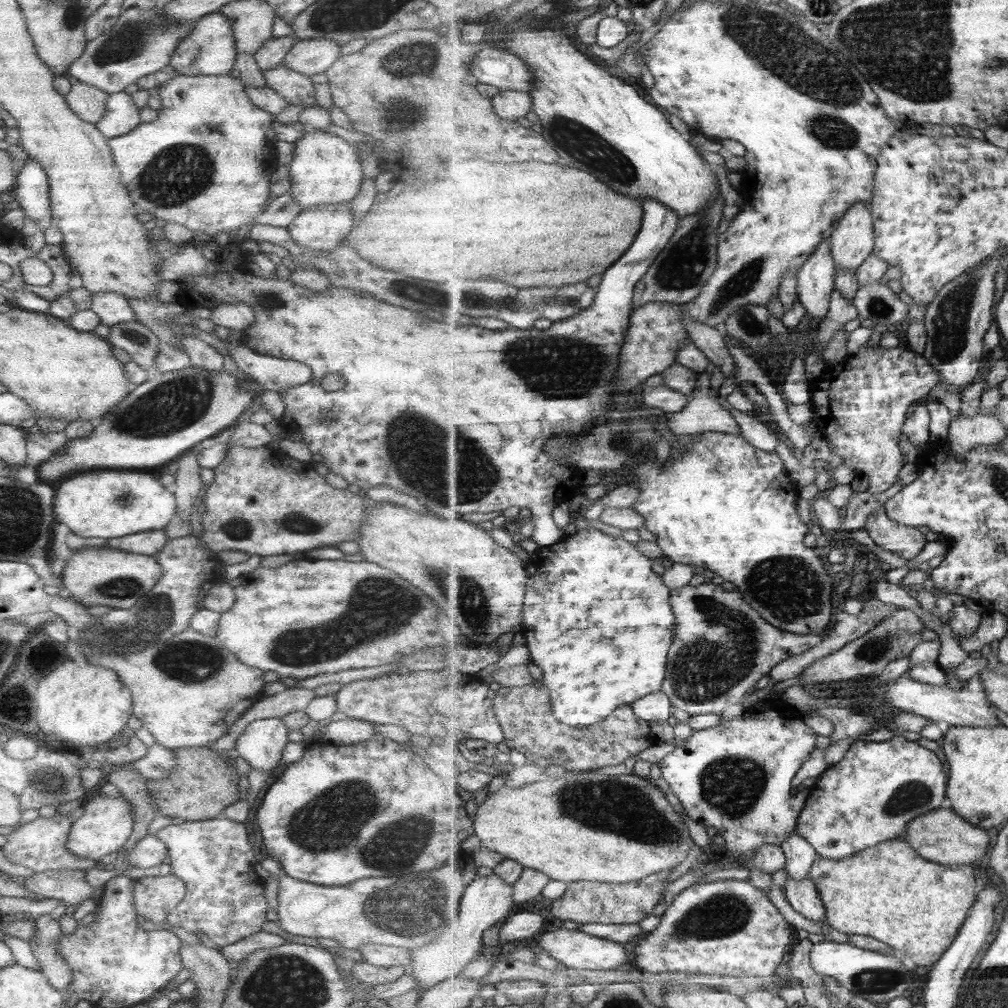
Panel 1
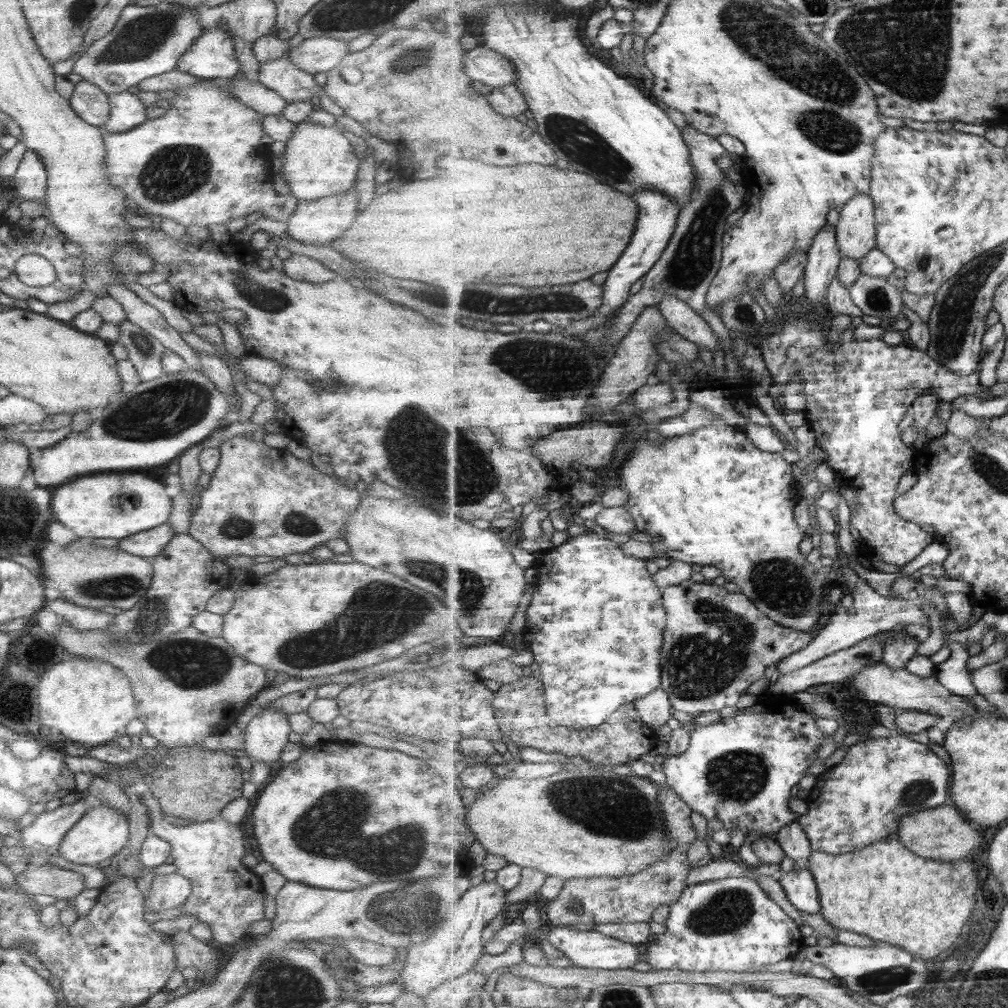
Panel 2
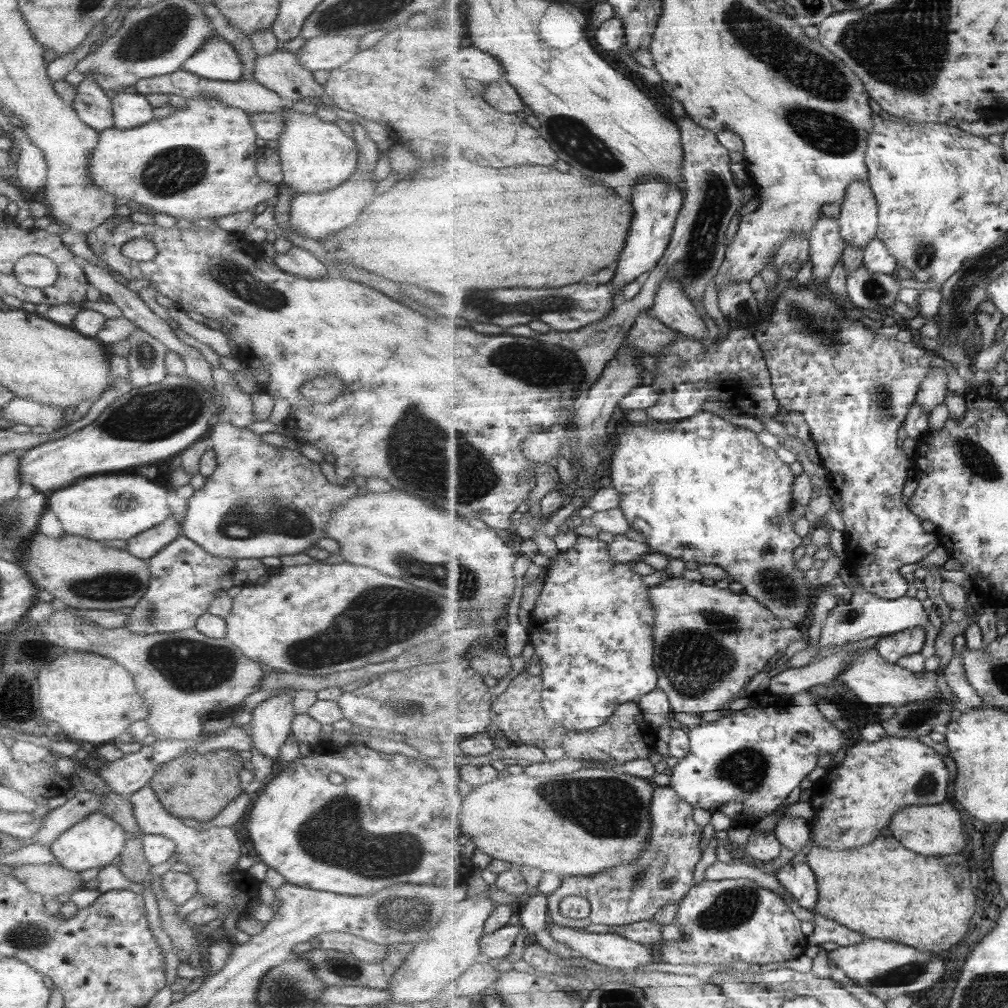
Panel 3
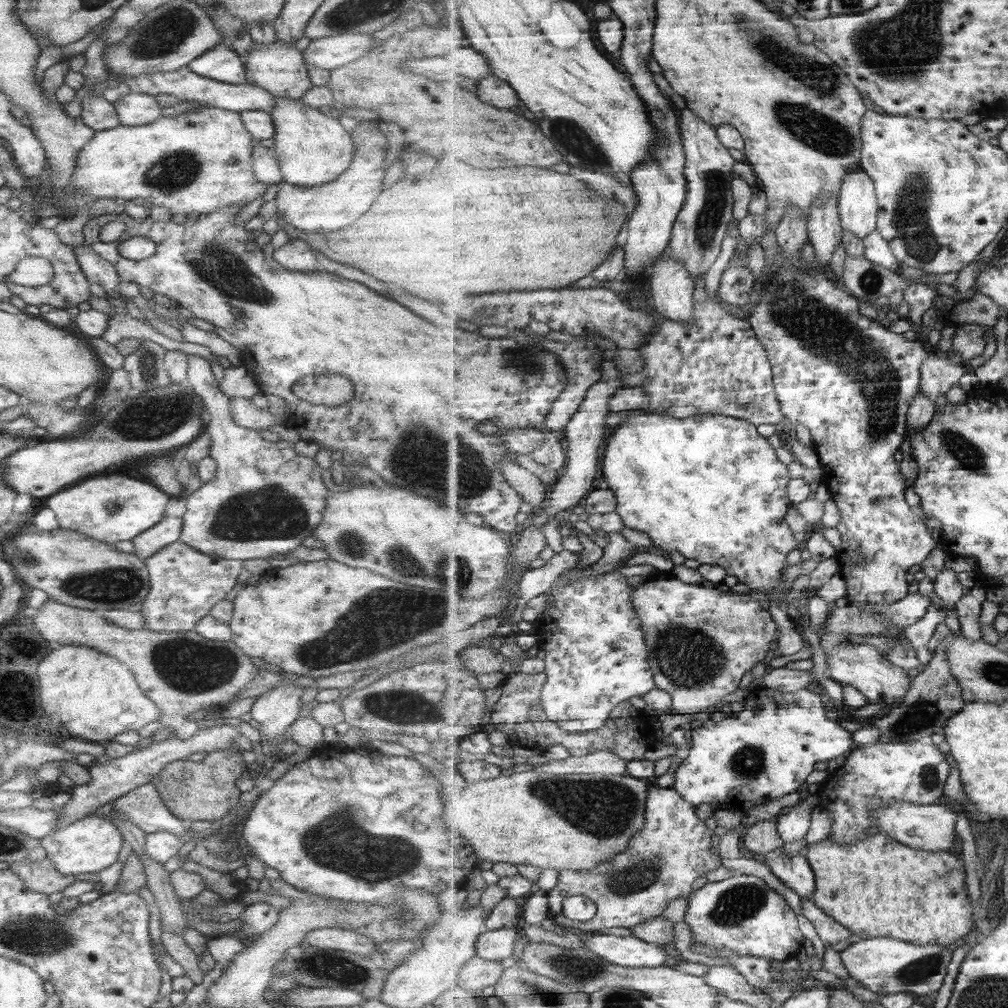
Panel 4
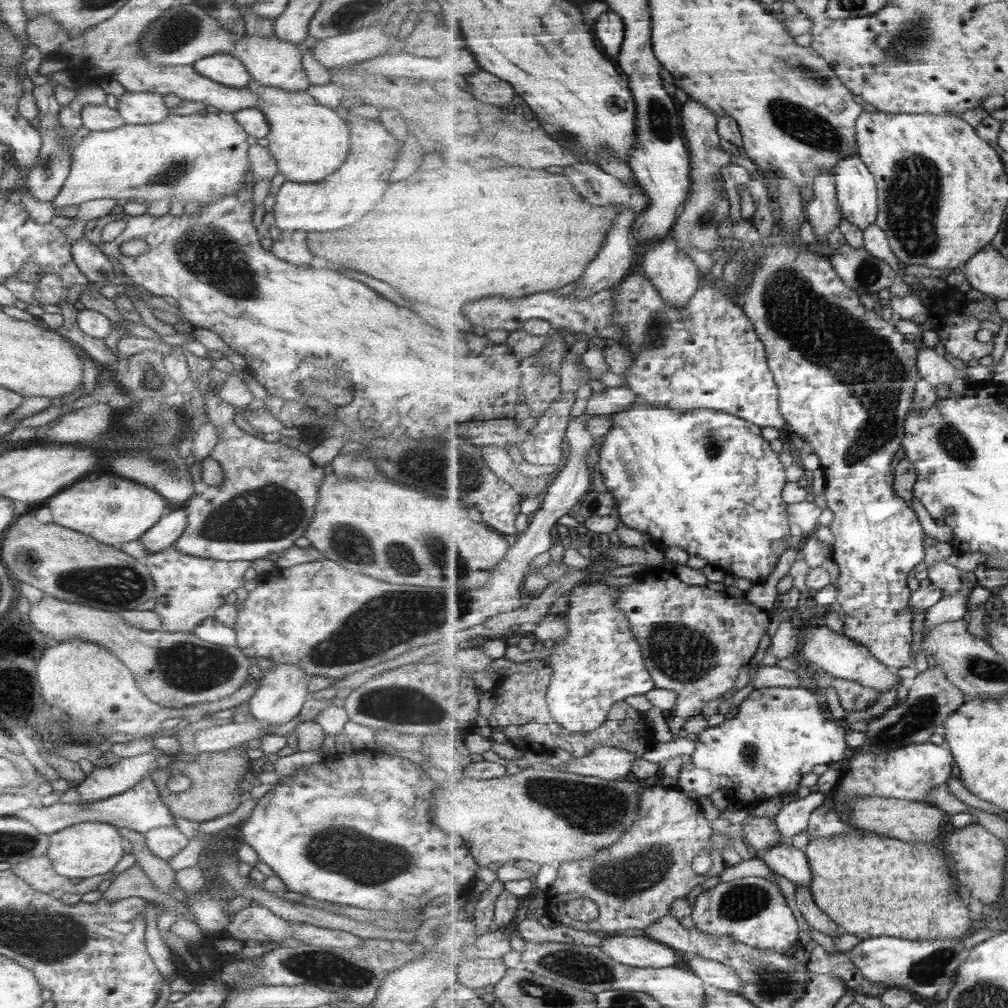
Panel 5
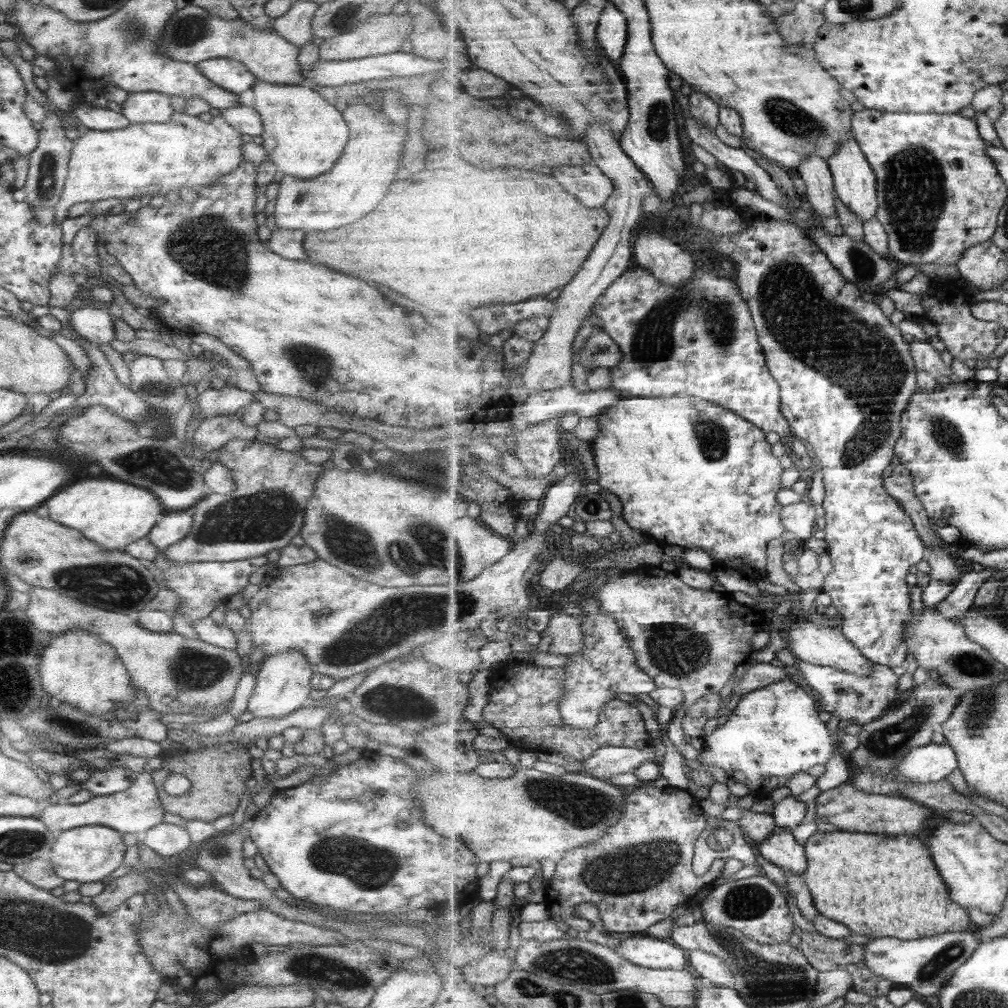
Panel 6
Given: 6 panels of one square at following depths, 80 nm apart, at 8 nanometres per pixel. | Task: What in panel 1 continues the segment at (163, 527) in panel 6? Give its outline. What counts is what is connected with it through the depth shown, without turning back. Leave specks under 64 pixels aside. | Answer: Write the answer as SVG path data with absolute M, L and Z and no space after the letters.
M151 530L147 532L138 532L132 535L125 535L125 536L120 536L117 539L107 539L106 546L101 546L101 547L106 547L106 548L113 548L115 550L123 551L123 552L128 552L128 553L133 553L133 554L138 554L138 555L151 555L153 556L154 553L160 550L160 548L165 544L165 541L167 540L167 537L163 533L162 530Z

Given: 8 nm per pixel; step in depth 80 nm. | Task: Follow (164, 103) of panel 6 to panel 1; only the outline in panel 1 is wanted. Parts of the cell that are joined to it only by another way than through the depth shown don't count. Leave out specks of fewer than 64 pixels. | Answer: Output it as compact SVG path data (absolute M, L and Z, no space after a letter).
M123 91L106 94L104 107L105 112L94 125L105 140L123 136L139 124L139 108Z

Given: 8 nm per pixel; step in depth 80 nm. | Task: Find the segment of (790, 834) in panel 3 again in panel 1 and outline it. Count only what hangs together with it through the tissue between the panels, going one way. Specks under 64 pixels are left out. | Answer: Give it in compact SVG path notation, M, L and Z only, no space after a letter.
M796 831L781 846L787 857L785 869L788 876L795 880L810 876L813 863L819 857L815 847Z

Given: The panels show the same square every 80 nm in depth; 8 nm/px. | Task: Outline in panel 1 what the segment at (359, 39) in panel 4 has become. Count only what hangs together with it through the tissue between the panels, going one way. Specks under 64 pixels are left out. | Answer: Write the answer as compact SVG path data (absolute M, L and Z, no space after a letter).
M300 40L282 58L285 68L303 76L324 73L338 57L340 45L332 40Z

